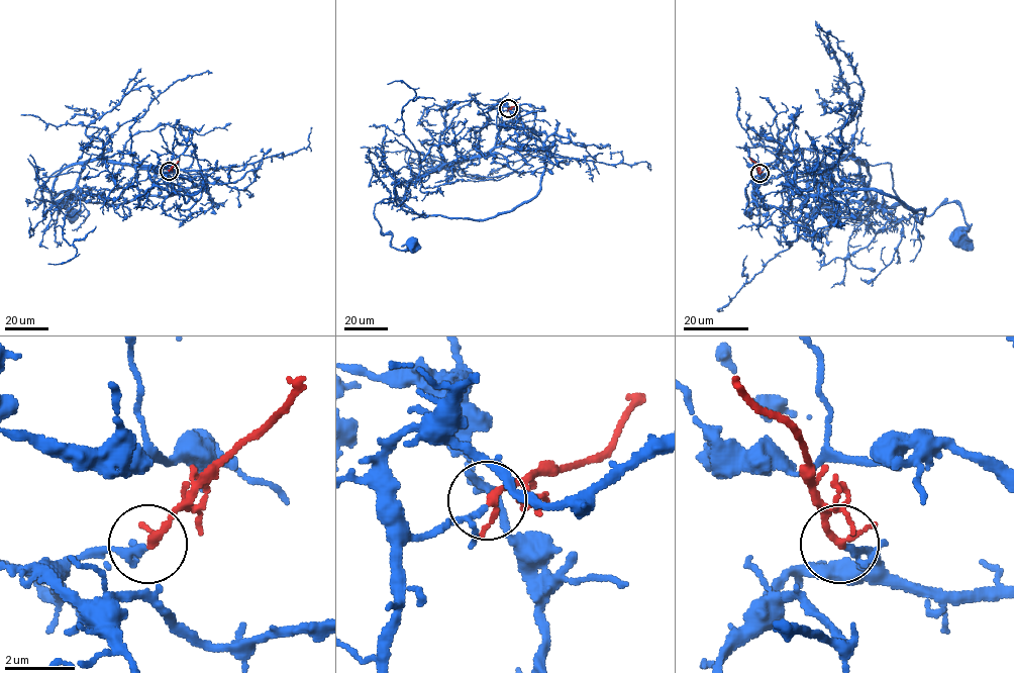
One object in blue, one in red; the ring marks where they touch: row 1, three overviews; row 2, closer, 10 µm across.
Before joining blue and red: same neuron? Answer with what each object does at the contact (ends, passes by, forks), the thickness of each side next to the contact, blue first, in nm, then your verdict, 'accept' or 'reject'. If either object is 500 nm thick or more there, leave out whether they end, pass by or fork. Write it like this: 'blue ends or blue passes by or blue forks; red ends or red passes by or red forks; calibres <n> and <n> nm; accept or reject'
blue passes by; red passes by; calibres 140 and 170 nm; accept

